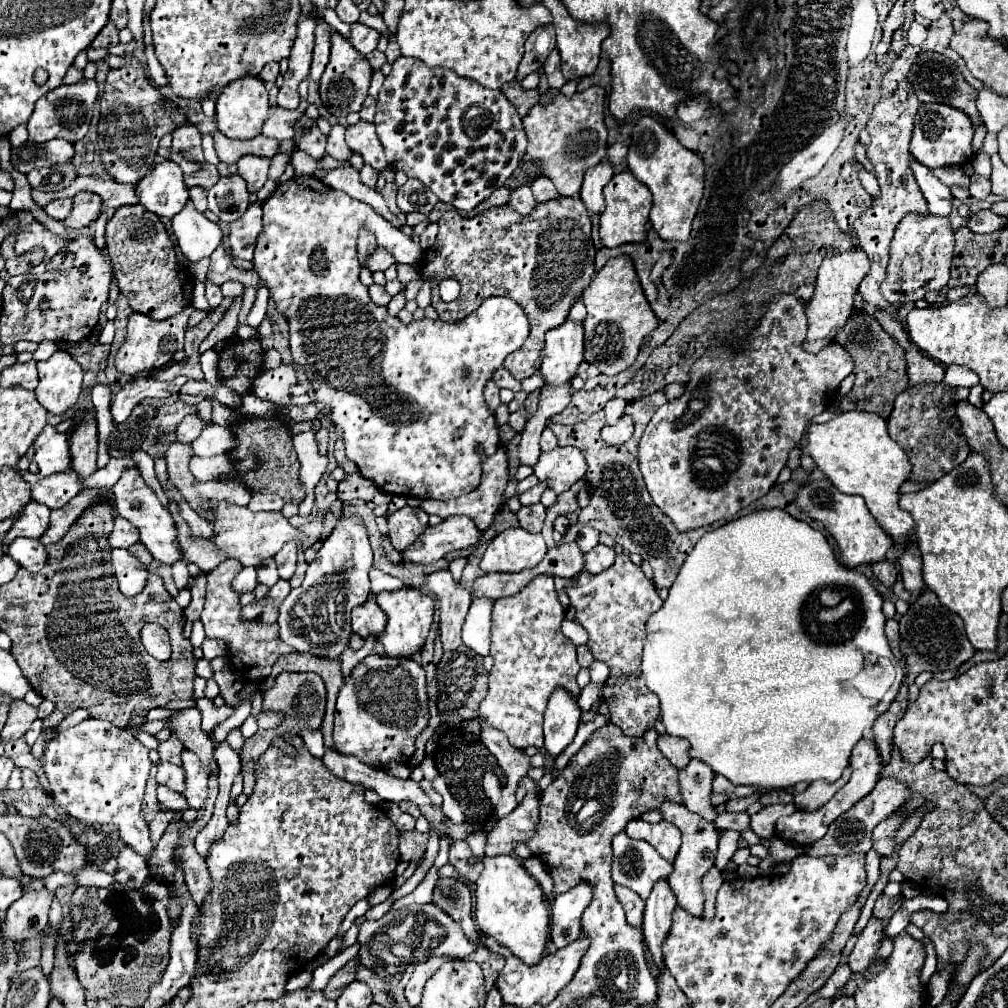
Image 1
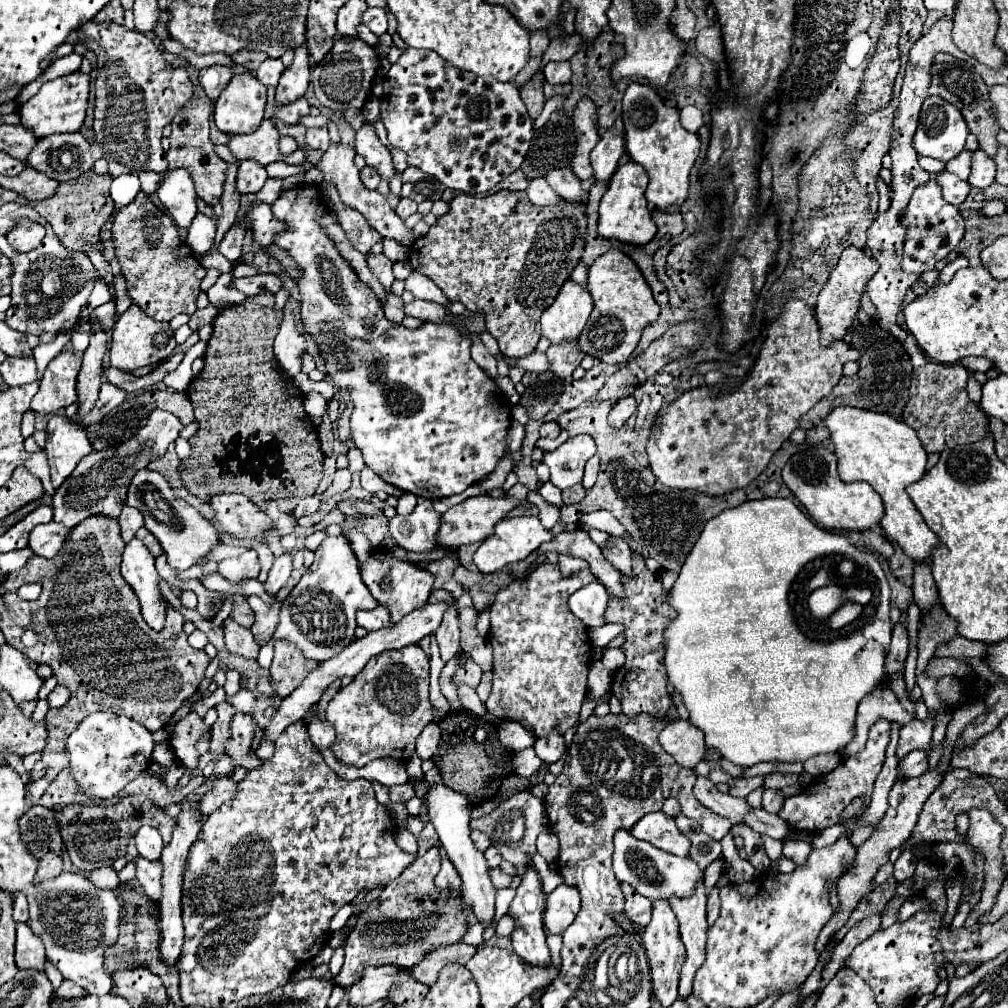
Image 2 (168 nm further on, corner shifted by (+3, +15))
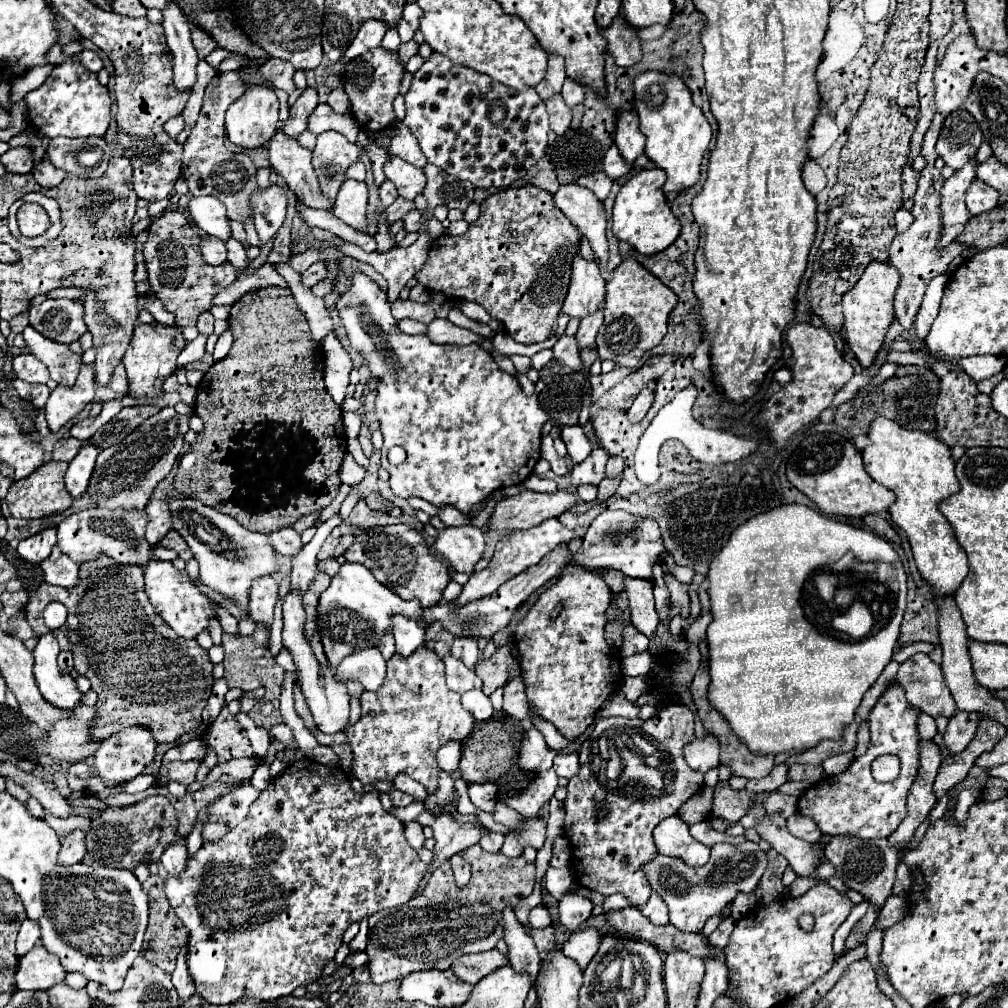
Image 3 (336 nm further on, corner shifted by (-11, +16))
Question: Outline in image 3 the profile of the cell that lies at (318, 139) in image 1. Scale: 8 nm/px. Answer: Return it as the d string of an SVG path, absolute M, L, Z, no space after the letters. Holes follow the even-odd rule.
M328 130L324 134L318 134L312 164L324 194L330 198L336 196L340 184L344 182L346 168L356 162L360 154L362 152L356 148L356 144L348 142L344 136L340 136L340 132Z

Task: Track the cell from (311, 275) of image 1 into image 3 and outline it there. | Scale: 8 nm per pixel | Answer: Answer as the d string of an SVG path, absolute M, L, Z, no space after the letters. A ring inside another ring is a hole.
M354 270L348 278L352 284L340 294L332 310L346 330L350 348L364 358L370 376L376 380L376 418L384 436L382 468L390 472L392 492L398 498L418 496L434 506L452 504L466 514L490 492L522 484L540 458L540 430L548 420L548 414L538 404L538 396L526 396L518 380L502 372L478 344L434 344L426 334L404 334L390 312L388 294L360 270ZM392 446L402 446L408 454L400 466L392 466L386 458Z

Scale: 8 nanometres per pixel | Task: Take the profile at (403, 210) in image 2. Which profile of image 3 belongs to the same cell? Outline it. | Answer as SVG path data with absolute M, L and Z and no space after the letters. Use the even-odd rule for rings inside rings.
M414 208L414 210L410 210L408 214L404 214L402 222L404 222L406 232L418 232L420 226L422 226L422 222L424 222L424 218L422 218L422 212Z

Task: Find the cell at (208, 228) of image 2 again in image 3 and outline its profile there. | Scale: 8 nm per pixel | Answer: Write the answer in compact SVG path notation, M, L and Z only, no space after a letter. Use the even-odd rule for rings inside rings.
M228 238L224 244L226 244L226 250L228 250L228 260L230 260L230 264L232 264L234 268L238 268L238 270L246 268L246 266L248 266L248 260L246 260L246 252L244 252L242 242L238 242L238 240L234 240L234 238Z

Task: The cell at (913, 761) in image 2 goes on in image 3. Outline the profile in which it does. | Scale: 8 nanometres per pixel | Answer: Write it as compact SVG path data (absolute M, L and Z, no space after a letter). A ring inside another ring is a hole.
M956 712L950 722L948 728L944 732L944 746L948 754L958 754L962 752L968 742L972 740L972 734L976 732L976 724L980 722L980 716L976 712L968 714L968 712Z

